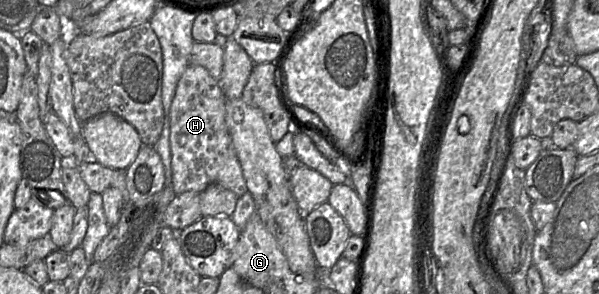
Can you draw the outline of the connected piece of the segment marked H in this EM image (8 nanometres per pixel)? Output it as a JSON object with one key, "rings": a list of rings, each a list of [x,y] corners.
{"rings":[[[187,66],[170,108],[172,187],[176,195],[188,191],[200,193],[211,184],[219,184],[238,197],[248,192],[226,124],[226,100],[219,81],[206,68]]]}

